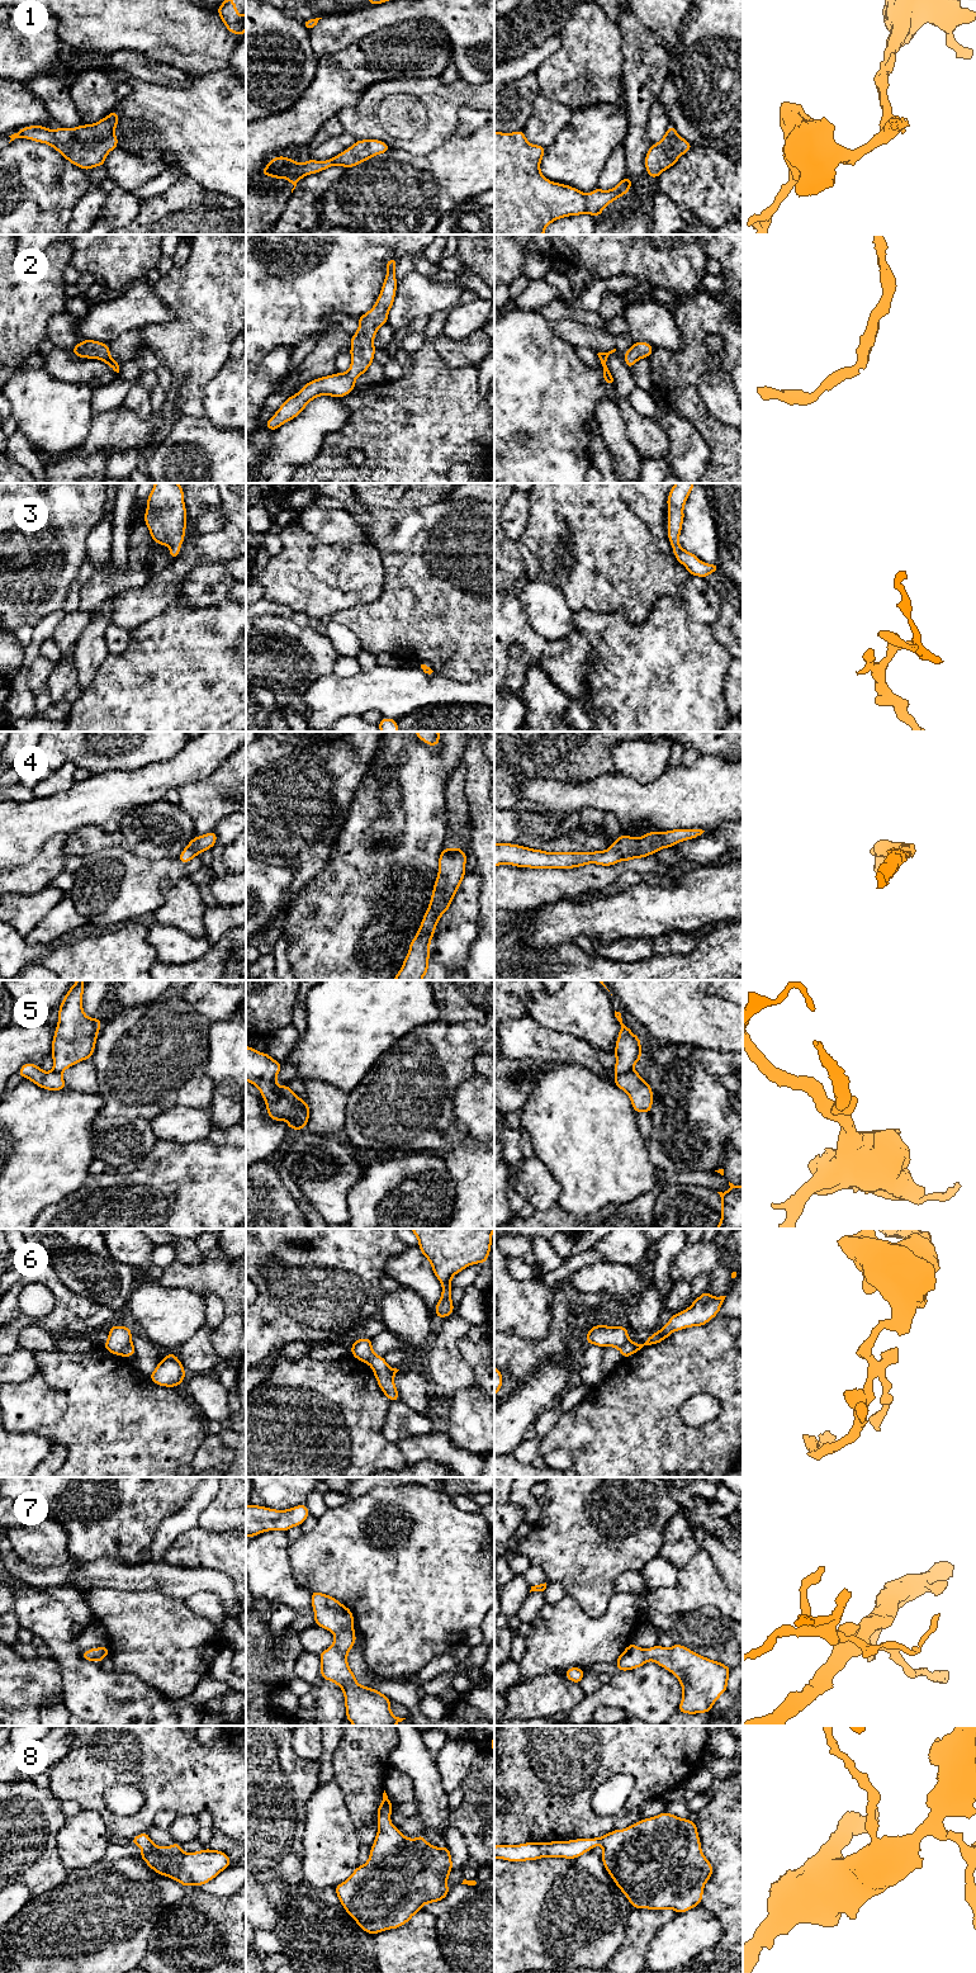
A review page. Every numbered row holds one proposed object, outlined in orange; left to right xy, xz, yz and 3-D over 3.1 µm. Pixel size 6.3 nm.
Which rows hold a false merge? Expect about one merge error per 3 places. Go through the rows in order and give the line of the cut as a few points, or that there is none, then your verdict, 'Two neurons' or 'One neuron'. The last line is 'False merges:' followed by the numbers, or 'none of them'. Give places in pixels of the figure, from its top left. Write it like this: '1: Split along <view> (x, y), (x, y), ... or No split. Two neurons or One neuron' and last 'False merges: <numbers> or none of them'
1: No split. One neuron
2: No split. One neuron
3: No split. One neuron
4: No split. One neuron
5: Split along yz (631, 1069), (616, 1074). Two neurons
6: Split along xy (131, 1342), (121, 1354). Two neurons
7: No split. One neuron
8: No split. One neuron
False merges: 5, 6

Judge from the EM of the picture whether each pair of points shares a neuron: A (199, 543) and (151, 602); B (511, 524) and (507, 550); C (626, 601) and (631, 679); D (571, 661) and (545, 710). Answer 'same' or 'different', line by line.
A: same
B: different
C: different
D: different

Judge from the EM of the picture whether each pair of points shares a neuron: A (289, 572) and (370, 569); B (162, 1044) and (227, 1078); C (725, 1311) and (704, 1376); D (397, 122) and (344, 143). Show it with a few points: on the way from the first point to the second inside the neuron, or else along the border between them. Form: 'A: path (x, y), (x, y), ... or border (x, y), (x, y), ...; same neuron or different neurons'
A: path (309, 572), (350, 571); same neuron
B: border (208, 1037), (205, 1073), (213, 1083), (212, 1096); different neurons
C: border (718, 1314), (729, 1318); different neurons
D: border (345, 129), (356, 140); different neurons

